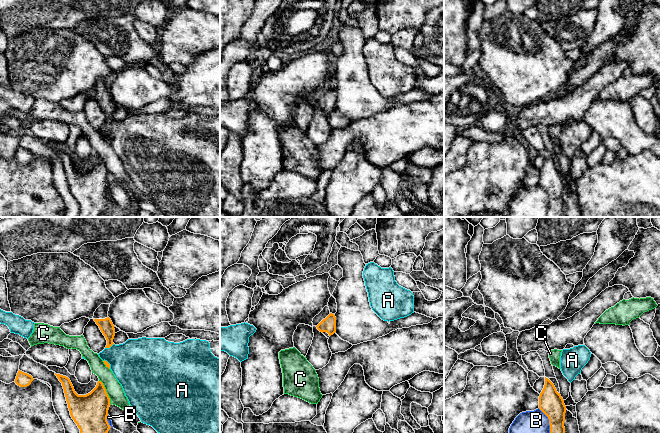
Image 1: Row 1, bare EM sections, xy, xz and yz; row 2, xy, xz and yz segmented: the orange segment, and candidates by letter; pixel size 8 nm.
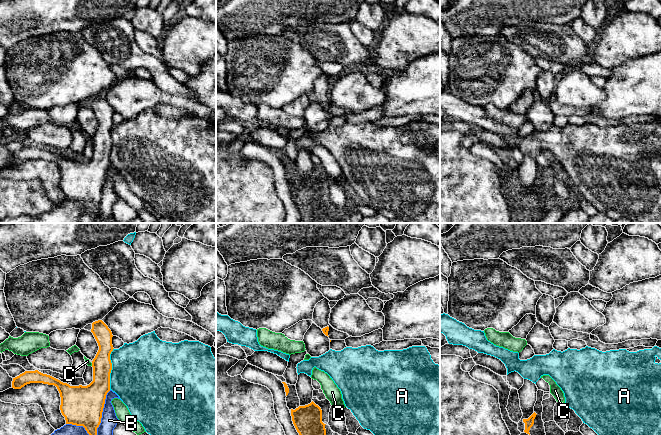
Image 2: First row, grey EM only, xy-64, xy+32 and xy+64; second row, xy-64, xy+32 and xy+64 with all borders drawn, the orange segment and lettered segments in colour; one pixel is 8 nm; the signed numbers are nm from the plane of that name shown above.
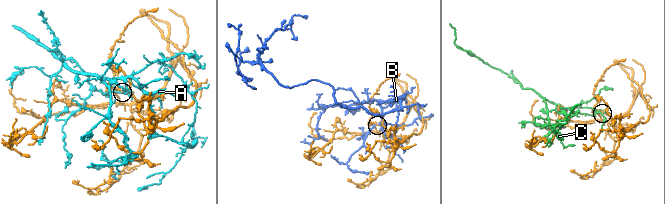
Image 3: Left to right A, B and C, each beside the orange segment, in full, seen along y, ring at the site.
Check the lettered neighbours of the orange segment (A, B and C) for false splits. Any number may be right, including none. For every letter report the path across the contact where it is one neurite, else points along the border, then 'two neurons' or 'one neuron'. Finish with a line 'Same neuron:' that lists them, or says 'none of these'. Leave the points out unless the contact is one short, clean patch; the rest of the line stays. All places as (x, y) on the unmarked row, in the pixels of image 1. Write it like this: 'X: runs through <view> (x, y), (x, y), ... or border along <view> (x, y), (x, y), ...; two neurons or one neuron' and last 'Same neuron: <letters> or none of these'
A: border along xy (113, 119), (105, 124); two neurons
B: two neurons
C: two neurons
Same neuron: none of these

